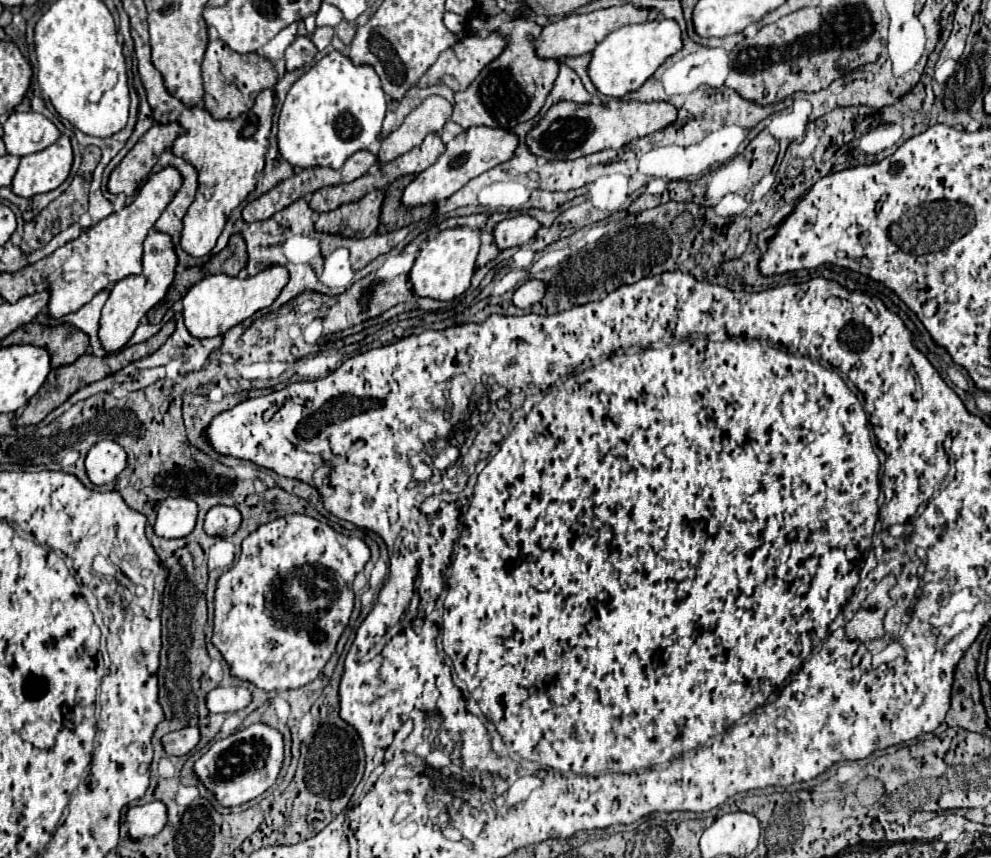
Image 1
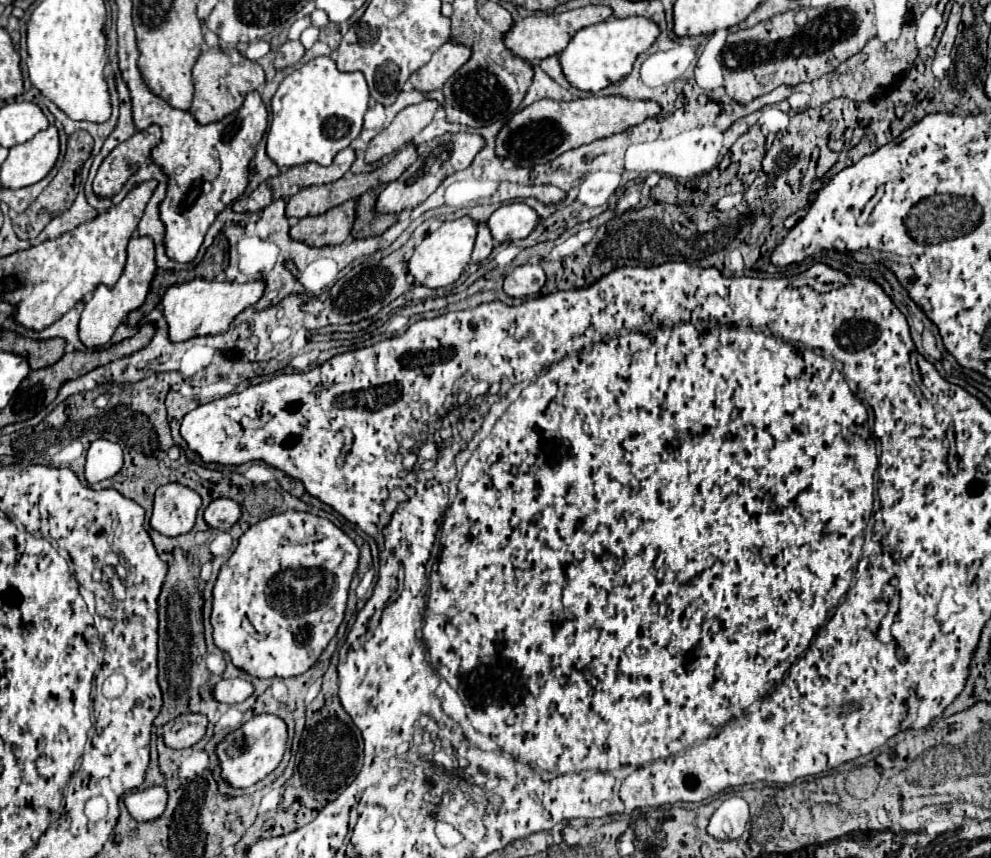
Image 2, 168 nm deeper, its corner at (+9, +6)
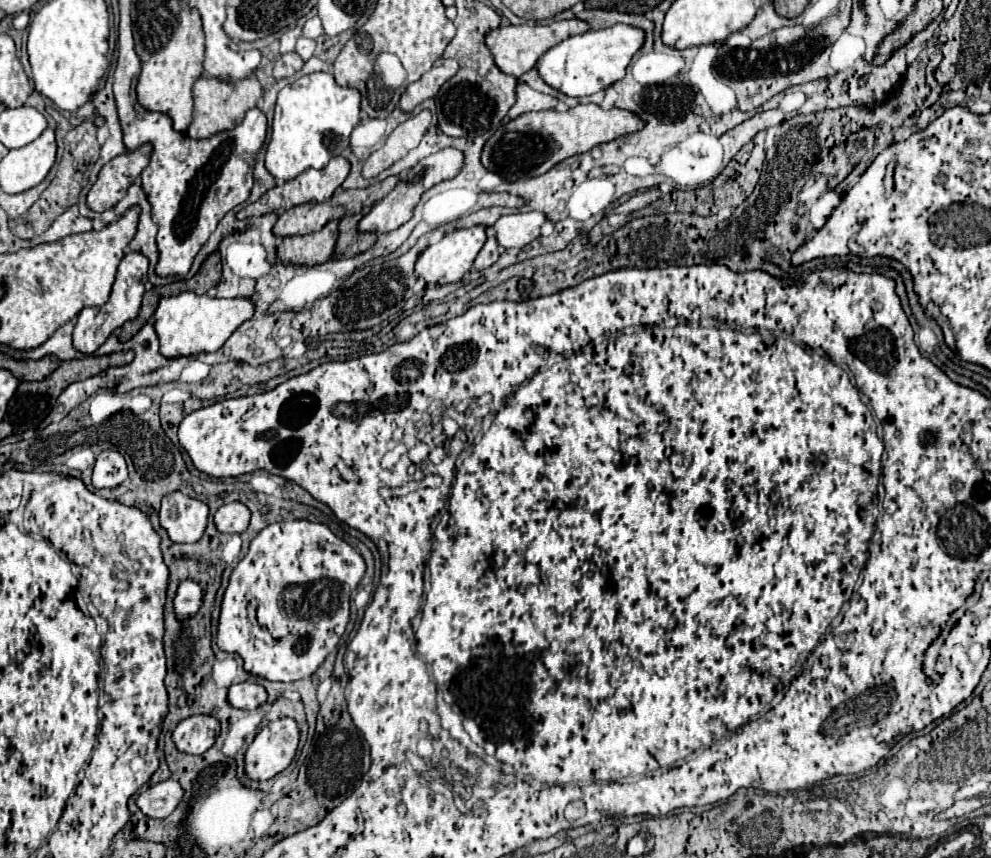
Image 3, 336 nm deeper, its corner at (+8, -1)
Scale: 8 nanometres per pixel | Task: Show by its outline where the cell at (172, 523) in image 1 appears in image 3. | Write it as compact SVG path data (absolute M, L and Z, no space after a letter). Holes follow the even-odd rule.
M182 492L164 496L160 524L168 530L172 542L198 542L206 530L208 506Z

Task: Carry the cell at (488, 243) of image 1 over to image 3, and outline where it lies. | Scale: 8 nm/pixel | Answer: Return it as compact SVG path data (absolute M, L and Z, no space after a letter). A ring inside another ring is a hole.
M492 228L488 230L488 240L486 240L486 244L484 244L484 248L482 248L482 252L476 256L476 260L474 260L474 268L476 270L486 270L486 268L490 268L496 260L498 260L498 256L500 256L500 252L498 252L498 242L496 242L496 236L494 236L494 232L492 232Z

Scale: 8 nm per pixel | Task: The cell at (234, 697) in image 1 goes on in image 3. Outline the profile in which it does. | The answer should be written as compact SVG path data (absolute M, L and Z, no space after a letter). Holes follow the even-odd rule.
M242 682L242 684L234 684L228 690L228 700L234 708L242 708L242 710L256 710L260 704L264 704L268 698L266 688L260 684L252 684L252 682Z

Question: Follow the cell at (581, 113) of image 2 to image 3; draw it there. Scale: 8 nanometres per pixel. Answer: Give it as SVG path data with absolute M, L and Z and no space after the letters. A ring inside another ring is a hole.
M580 103L574 108L568 108L566 112L556 112L556 110L528 112L500 126L490 136L490 140L484 144L482 150L482 166L488 172L500 174L506 182L534 178L548 172L564 158L588 152L590 148L604 144L606 140L614 140L618 136L638 132L640 128L642 128L642 120L632 112L620 108L602 110L594 103Z

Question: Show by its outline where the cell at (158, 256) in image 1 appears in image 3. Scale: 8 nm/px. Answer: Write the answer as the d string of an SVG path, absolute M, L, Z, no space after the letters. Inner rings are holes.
M128 252L116 272L116 282L112 286L112 294L108 298L108 302L100 308L84 308L78 318L76 318L76 328L72 332L72 344L78 352L82 354L94 354L104 342L106 338L120 328L124 322L134 320L140 312L140 304L142 304L142 296L144 296L144 286L148 282L148 260L146 256L138 254L138 252Z

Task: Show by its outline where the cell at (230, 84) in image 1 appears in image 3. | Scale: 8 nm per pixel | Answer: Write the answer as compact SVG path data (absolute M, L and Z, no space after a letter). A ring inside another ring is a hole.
M250 76L246 80L238 80L234 84L226 84L226 82L210 80L210 78L200 78L193 86L194 120L188 126L186 134L194 140L200 140L200 138L210 138L218 132L236 128L244 120L246 110L250 110L258 104L258 100L262 98L262 92L264 90L254 76Z

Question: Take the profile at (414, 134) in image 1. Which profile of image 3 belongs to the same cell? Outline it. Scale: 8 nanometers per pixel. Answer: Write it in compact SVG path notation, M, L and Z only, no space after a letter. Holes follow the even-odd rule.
M422 110L416 116L412 116L406 122L402 122L386 138L384 146L378 148L378 150L374 150L368 156L368 160L364 162L364 168L362 168L362 176L366 180L376 178L380 172L384 172L394 162L398 162L400 158L404 158L412 148L416 148L420 144L422 136L426 134L428 126L430 126L430 118L432 118L432 114L428 110Z

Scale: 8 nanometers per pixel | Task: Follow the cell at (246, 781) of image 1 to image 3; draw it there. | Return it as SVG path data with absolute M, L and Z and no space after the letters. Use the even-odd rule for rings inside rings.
M280 718L266 724L246 750L246 774L254 780L268 780L290 766L296 756L300 728L294 718Z

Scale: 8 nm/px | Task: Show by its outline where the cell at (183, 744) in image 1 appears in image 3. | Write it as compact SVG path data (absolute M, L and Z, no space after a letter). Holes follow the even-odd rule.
M198 714L178 724L172 734L172 740L180 752L204 754L216 742L218 734L220 734L218 718Z

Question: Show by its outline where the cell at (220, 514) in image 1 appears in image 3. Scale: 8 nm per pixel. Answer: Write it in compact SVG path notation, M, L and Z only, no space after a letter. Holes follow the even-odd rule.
M230 502L218 508L214 522L220 532L242 534L250 524L250 510L242 502Z

